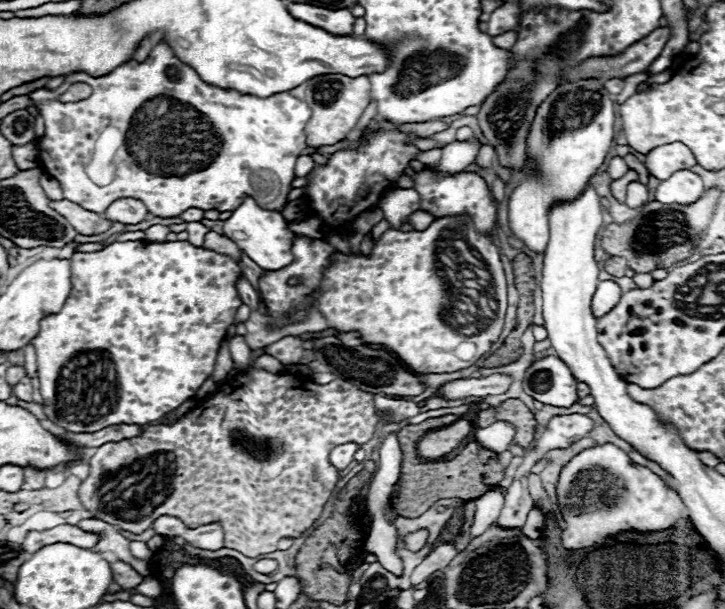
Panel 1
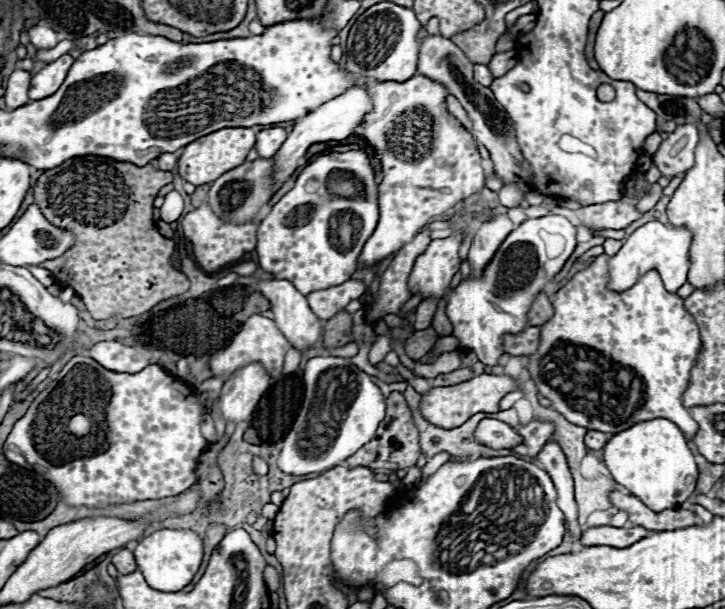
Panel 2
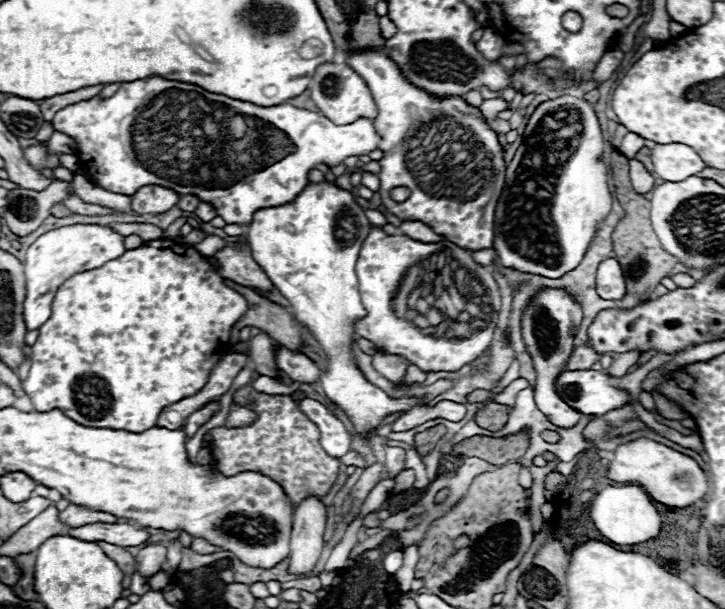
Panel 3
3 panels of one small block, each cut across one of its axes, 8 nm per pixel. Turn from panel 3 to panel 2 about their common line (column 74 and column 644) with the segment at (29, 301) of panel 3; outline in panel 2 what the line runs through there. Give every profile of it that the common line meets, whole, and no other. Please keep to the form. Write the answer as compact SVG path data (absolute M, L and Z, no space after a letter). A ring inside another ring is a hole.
M648 222L634 230L626 240L624 246L616 256L610 258L610 288L614 292L622 292L636 284L638 276L646 274L648 270L658 270L664 286L668 292L676 292L688 278L690 270L690 244L692 244L692 232L684 226L672 226L662 222Z

